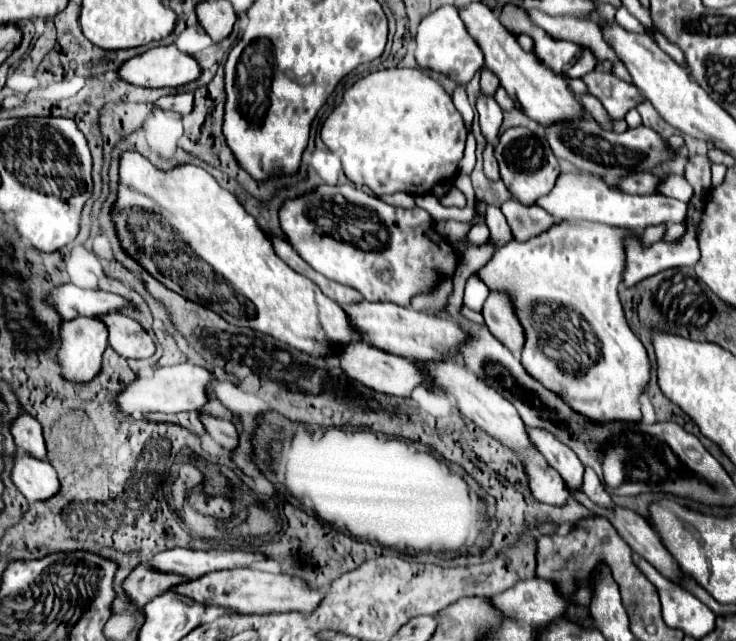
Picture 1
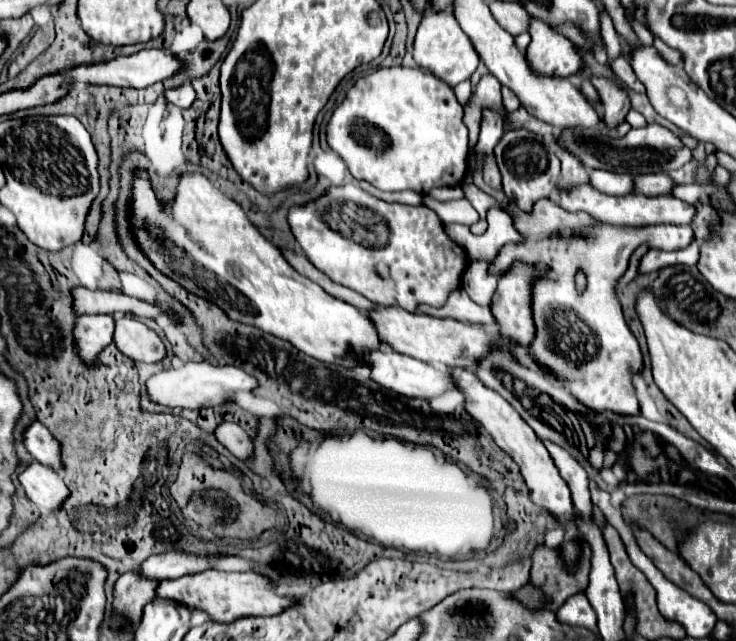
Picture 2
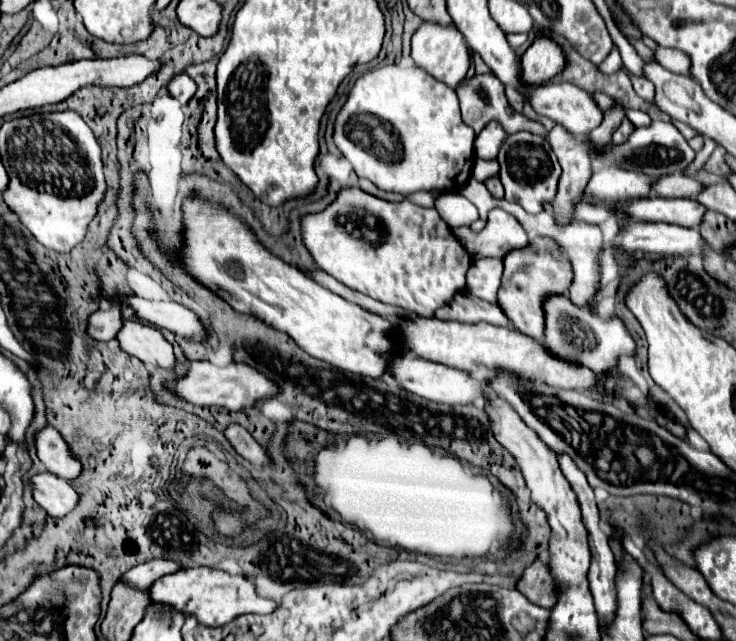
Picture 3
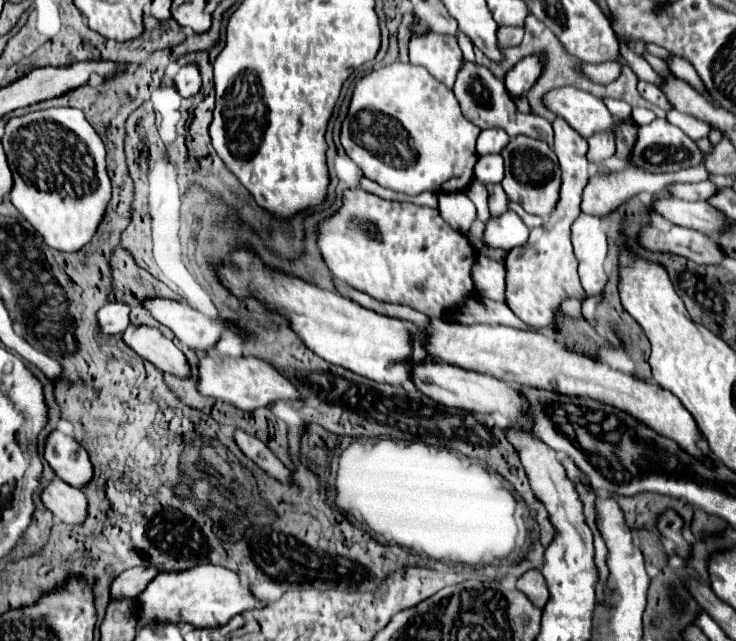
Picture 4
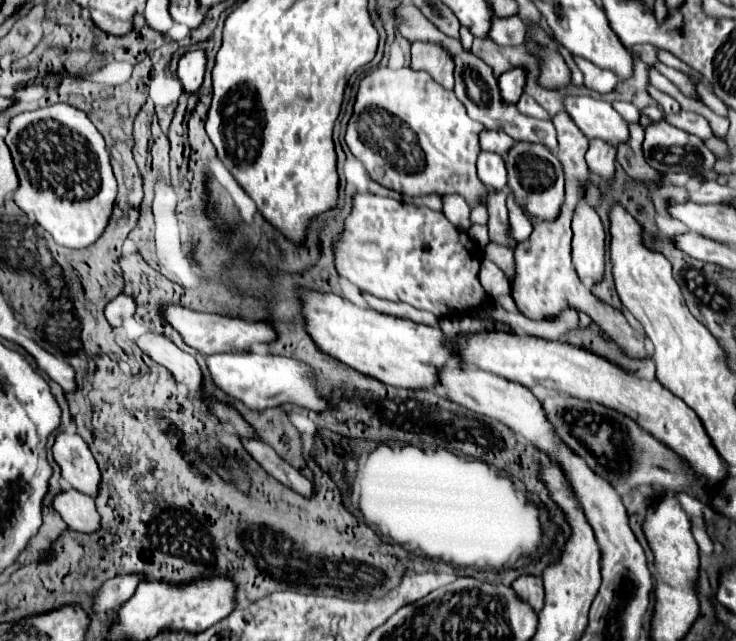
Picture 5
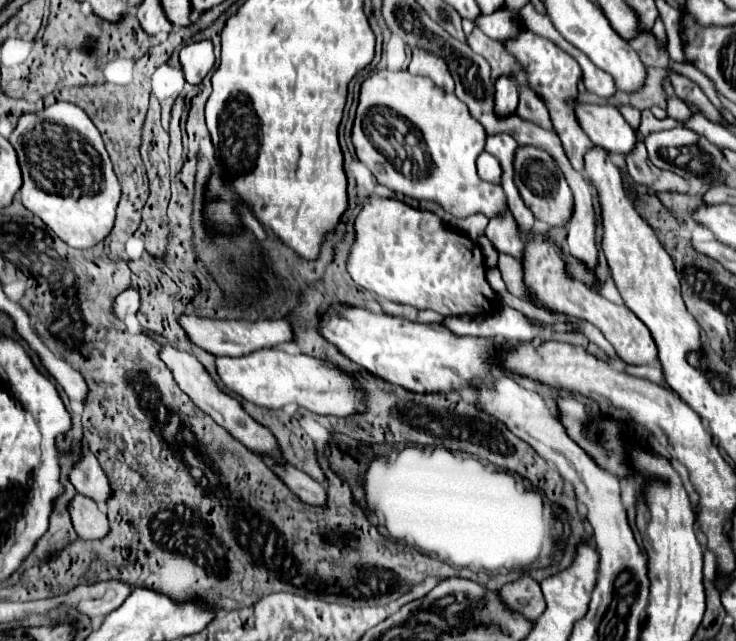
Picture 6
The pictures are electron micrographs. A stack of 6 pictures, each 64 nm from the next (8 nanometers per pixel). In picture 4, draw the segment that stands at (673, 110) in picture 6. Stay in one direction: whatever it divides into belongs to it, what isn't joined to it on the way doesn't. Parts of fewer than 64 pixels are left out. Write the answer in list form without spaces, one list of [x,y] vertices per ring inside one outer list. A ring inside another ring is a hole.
[[[640,80],[640,82],[638,82],[638,92],[640,92],[648,102],[652,102],[654,106],[660,106],[664,112],[670,112],[670,110],[672,110],[672,106],[668,104],[666,96],[662,94],[662,90],[660,90],[656,84],[650,84],[650,82]]]

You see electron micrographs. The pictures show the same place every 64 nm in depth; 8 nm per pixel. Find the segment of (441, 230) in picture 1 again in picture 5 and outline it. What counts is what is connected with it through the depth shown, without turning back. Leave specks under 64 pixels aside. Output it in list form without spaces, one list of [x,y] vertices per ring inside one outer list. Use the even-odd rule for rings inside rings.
[[[508,196],[508,220],[510,220],[510,230],[517,243],[526,240],[532,233],[532,224],[526,218],[524,210]]]

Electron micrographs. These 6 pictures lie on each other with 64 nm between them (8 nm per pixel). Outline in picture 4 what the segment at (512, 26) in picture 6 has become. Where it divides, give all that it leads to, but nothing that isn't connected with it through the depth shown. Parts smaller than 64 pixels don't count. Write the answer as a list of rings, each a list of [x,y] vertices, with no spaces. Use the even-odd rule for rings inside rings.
[[[500,26],[497,30],[498,45],[501,48],[510,48],[510,46],[518,46],[524,37],[524,28],[506,28]]]

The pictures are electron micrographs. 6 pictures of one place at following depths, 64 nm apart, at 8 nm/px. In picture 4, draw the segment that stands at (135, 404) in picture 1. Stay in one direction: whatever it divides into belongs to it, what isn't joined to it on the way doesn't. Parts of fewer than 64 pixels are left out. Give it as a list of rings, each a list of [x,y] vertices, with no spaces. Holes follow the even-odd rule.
[[[210,356],[200,358],[196,388],[204,398],[222,400],[246,412],[274,404],[276,400],[298,400],[296,388],[292,388],[290,380],[280,376],[276,368],[270,368],[270,364],[264,364],[264,360],[256,358],[228,358],[222,362],[214,362]]]

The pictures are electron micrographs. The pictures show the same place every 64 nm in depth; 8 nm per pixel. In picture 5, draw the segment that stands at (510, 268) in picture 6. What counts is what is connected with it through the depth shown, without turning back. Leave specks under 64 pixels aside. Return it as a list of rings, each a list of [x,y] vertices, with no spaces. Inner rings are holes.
[[[488,242],[484,246],[484,258],[492,260],[496,266],[500,266],[502,272],[508,276],[508,280],[512,278],[512,248],[496,244],[496,242]]]

